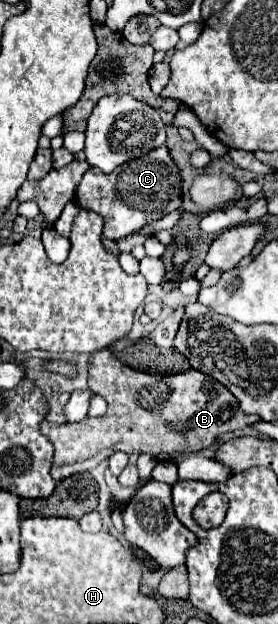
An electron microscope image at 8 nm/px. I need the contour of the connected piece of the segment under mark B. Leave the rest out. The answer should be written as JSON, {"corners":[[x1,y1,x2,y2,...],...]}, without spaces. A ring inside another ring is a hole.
{"corners":[[109,349,95,351,91,355,89,387,107,401,107,413,103,417,97,417,97,419,89,417,79,423,65,423,65,425,55,425,51,421,41,423,43,435,55,447,55,459,53,459,53,467,51,467,51,475,55,481,71,477,75,473,91,471,93,467,97,467,101,461,105,461,115,451,137,453,137,455,151,453,153,457,159,457,159,455,175,457,175,455,197,453,201,449,211,447,223,433,237,431,243,425,251,425,251,423,259,421,257,415,241,417,235,397,221,383,215,383,215,379,211,379,209,375,203,375,195,369,189,369,187,373,179,373,179,375,165,375,165,377,141,373,141,371,135,371,135,369,123,365,119,359,115,359,115,355],[151,399,165,399,165,401,159,405,159,409,151,409],[177,423,183,423,183,431,175,431]]}

